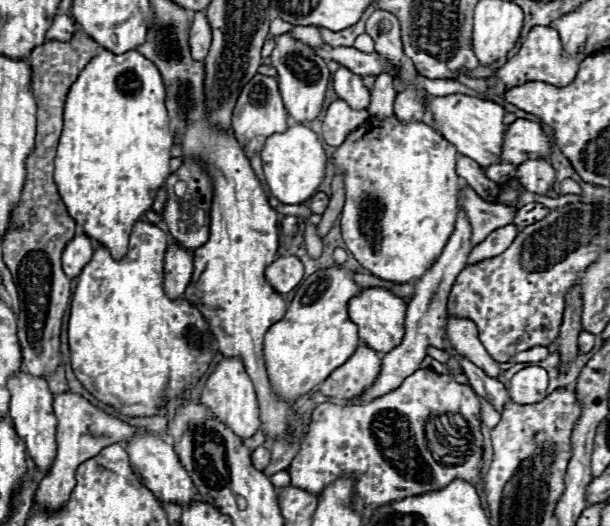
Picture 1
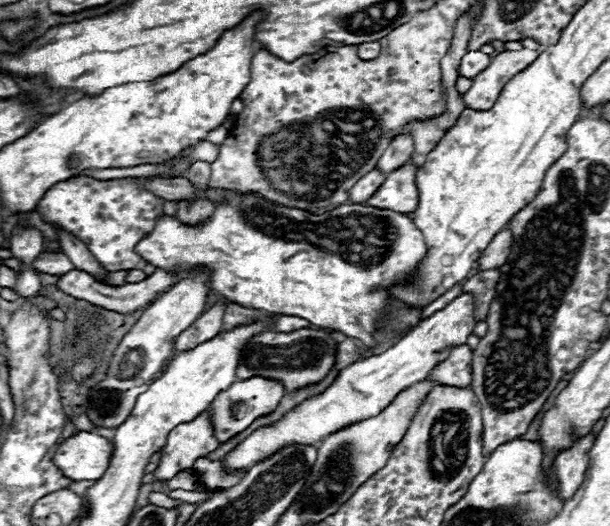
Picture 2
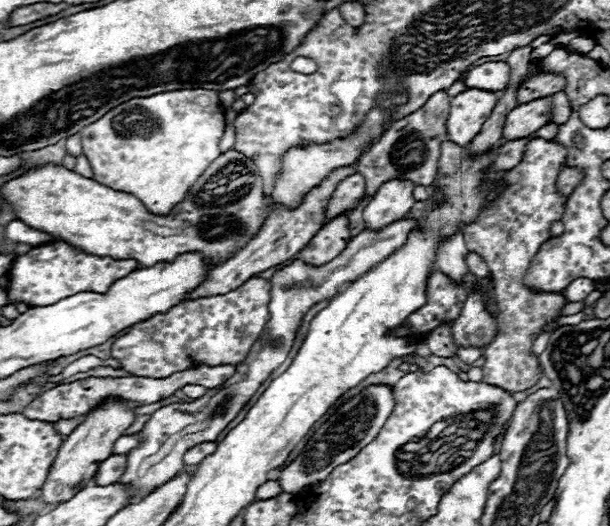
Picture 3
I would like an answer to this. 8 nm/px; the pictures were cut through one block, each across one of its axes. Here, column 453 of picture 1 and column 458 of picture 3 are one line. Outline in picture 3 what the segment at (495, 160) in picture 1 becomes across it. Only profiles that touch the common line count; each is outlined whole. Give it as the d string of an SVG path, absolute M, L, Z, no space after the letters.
M468 88L450 102L450 116L446 122L448 138L460 146L466 146L480 132L486 118L496 106L496 92Z

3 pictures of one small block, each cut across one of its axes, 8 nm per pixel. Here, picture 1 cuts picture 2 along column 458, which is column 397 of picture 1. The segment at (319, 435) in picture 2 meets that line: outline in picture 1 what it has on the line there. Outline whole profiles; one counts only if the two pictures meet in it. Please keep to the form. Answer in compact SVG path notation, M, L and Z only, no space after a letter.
M372 286L372 288L364 288L358 296L354 296L350 302L348 302L348 314L350 314L350 320L354 324L358 324L358 334L360 338L364 340L366 346L370 346L372 350L376 352L390 352L394 346L398 346L402 342L402 336L404 336L404 316L406 316L406 302L392 294L390 290L386 288L378 288L378 286Z

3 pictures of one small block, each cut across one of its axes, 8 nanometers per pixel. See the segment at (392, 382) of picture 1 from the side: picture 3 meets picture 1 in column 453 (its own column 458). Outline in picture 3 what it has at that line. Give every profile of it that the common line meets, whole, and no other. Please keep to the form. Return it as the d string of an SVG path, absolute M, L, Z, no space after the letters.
M458 232L456 236L440 244L436 254L436 268L456 284L464 284L464 276L468 274L466 254L468 254L468 248L464 244L464 236L462 232Z

